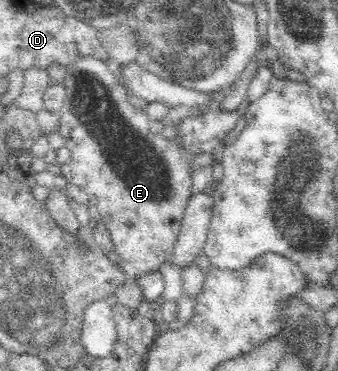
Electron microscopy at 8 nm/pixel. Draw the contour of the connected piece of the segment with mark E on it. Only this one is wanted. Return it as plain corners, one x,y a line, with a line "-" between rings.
77,51
64,65
66,73
66,99
60,111
61,125
58,133
71,150
71,157
60,166
62,182
73,183
86,193
90,204
100,213
107,227
111,245
117,254
117,263
124,268
127,279
119,286
113,298
117,302
137,309
142,299
138,288
131,282
134,274
158,270
167,261
167,255
178,235
185,205
189,197
189,161
195,155
185,154
173,141
164,141
160,134
148,131
149,119
145,111
134,109
125,98
109,68
110,63
100,54

